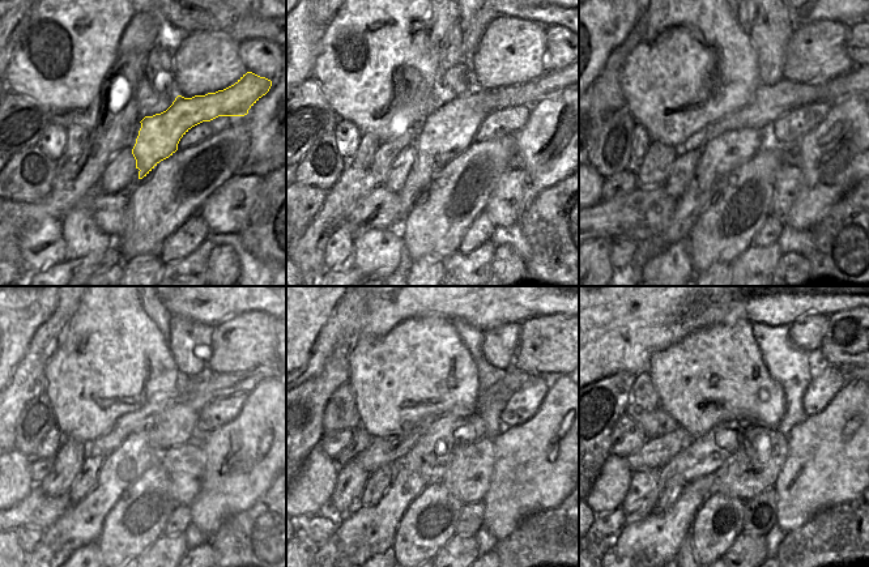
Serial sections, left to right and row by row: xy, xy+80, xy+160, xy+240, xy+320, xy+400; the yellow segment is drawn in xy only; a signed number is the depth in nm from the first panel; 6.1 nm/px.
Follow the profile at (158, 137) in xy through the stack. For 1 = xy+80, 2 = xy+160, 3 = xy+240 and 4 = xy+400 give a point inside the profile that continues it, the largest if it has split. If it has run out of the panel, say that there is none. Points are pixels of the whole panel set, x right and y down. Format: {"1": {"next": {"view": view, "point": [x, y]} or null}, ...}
{"1": {"next": {"view": "xy+80", "point": [456, 123]}}, "2": {"next": {"view": "xy+160", "point": [740, 145]}}, "3": {"next": {"view": "xy+240", "point": [81, 524]}}, "4": {"next": {"view": "xy+400", "point": [642, 548]}}}

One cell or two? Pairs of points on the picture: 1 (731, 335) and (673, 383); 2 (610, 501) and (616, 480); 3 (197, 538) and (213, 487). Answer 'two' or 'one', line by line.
1: one
2: one
3: two

